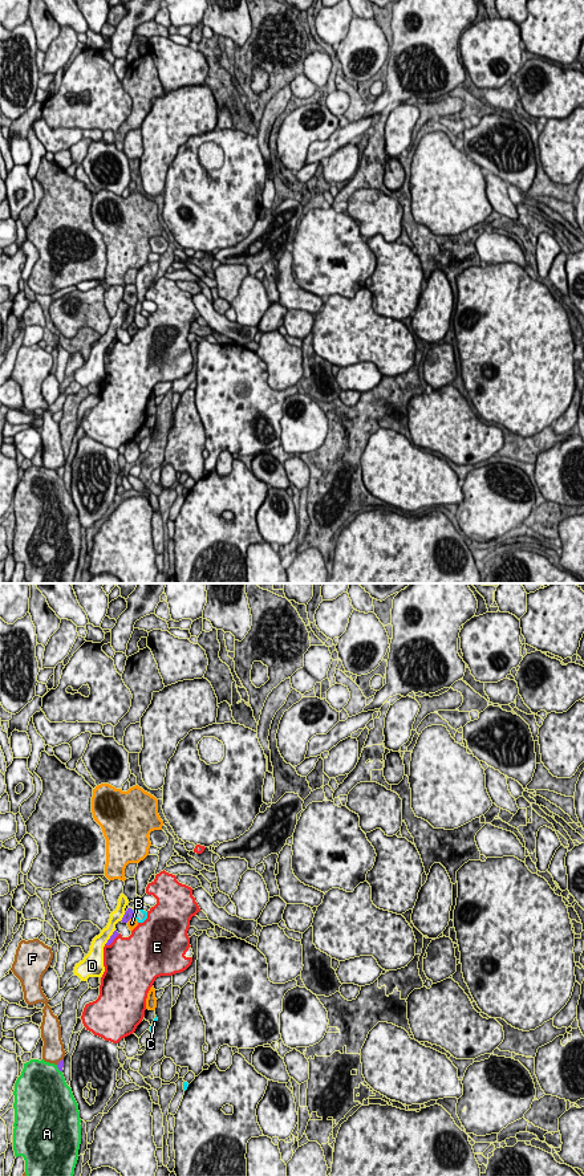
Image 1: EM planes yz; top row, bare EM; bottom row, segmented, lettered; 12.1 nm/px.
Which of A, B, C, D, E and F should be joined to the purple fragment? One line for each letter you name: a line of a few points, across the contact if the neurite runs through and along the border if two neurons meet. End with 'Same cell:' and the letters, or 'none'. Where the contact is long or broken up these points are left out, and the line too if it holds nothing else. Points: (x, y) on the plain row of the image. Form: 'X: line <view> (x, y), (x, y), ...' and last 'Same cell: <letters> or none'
Same cell: none

